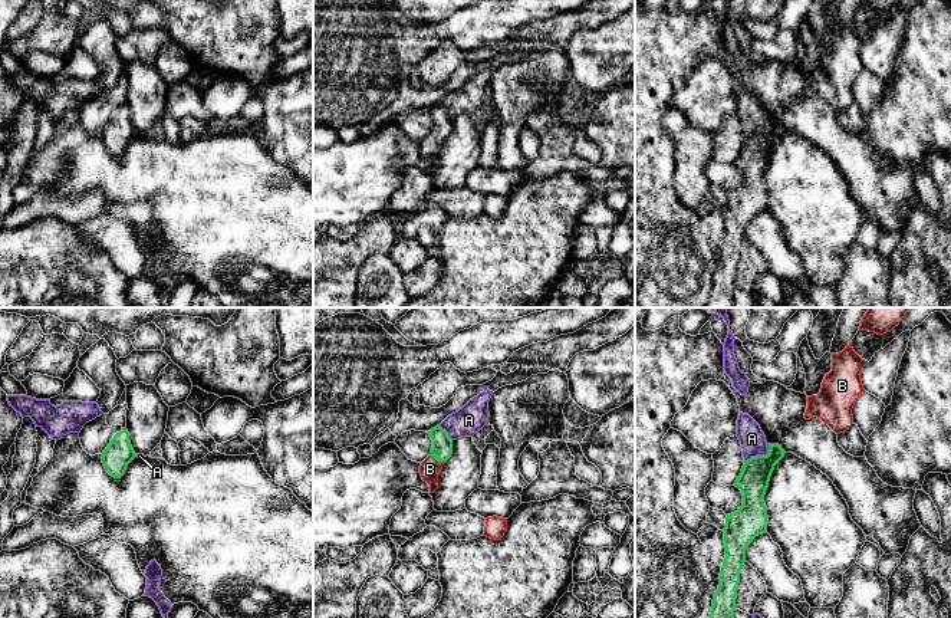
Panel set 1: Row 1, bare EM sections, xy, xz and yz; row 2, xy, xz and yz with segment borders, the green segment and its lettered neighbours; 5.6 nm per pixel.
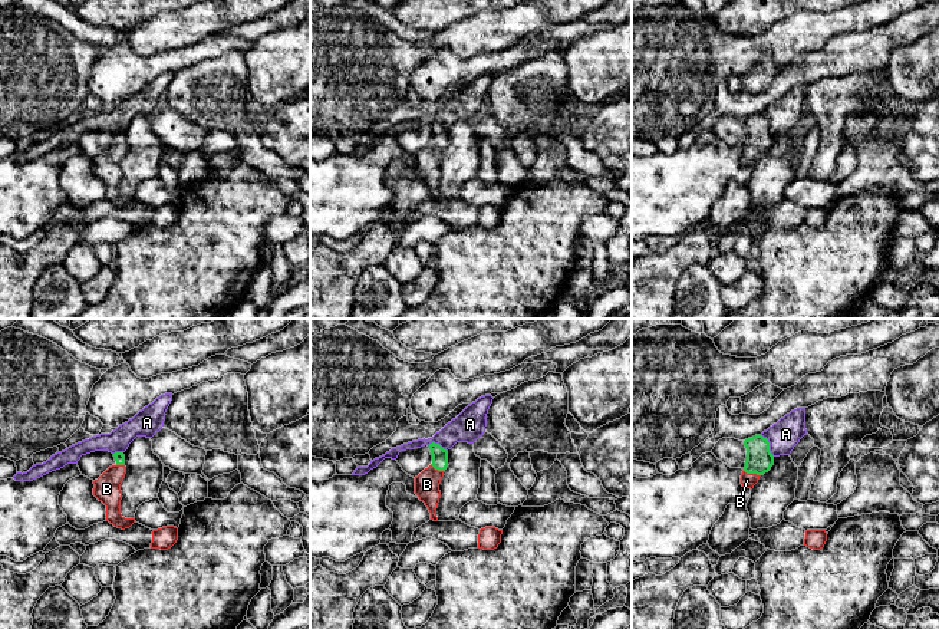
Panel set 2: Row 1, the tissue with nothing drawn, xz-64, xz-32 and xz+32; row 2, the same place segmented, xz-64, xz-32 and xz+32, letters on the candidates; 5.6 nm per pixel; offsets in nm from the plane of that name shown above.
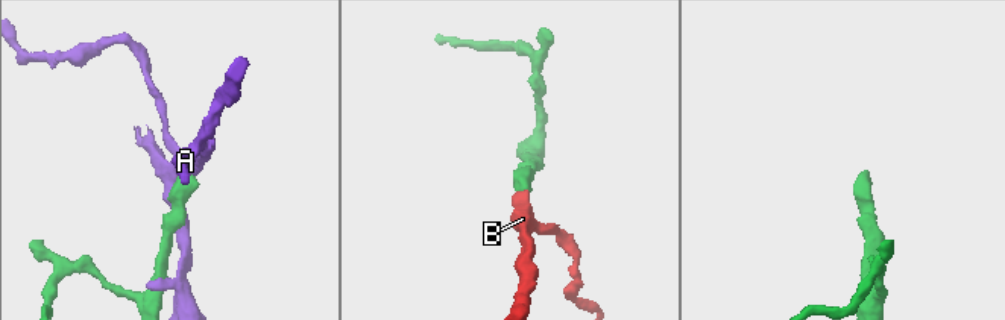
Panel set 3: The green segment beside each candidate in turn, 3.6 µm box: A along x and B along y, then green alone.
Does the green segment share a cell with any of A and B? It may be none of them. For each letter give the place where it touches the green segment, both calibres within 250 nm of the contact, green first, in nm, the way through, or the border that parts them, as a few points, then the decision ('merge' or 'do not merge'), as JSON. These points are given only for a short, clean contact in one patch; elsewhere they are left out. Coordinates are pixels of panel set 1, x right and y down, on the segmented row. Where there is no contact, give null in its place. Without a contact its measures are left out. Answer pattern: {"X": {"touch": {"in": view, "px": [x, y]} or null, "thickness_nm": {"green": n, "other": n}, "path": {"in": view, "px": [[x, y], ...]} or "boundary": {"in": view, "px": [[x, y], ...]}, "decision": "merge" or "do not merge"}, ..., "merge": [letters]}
{"A": {"touch": {"in": "yz", "px": [759, 456]}, "thickness_nm": {"green": 170, "other": 140}, "decision": "do not merge"}, "B": {"touch": {"in": "xz", "px": [438, 460]}, "thickness_nm": {"green": 120, "other": 120}, "path": {"in": "xz", "px": [[441, 450], [438, 460], [430, 469]]}, "decision": "merge"}, "merge": ["B"]}

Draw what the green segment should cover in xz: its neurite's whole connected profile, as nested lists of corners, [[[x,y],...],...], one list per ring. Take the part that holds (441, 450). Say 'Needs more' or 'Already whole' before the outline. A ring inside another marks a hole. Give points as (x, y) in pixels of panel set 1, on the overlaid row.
Needs more. [[[440,425],[428,431],[432,440],[431,454],[421,463],[419,473],[424,481],[430,484],[430,493],[438,489],[438,476],[444,463],[453,454],[453,440]]]

